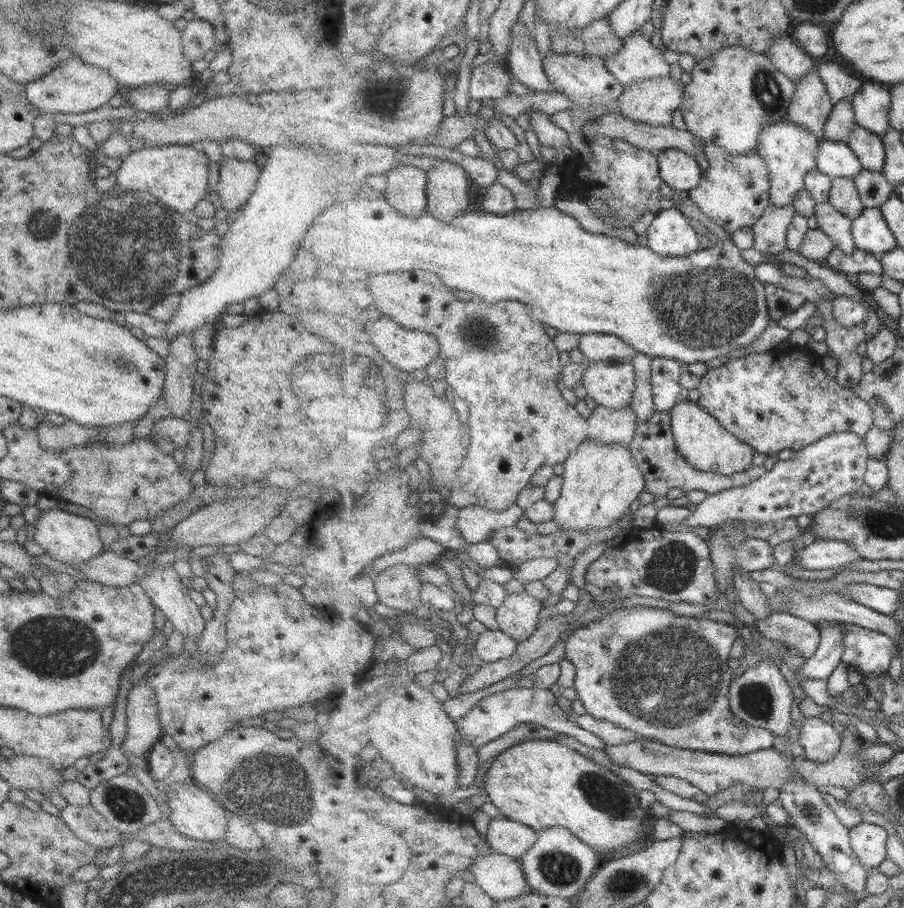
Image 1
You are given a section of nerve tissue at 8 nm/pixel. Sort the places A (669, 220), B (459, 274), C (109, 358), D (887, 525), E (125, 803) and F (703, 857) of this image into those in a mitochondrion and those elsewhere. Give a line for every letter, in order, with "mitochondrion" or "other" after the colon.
A: other
B: other
C: mitochondrion
D: mitochondrion
E: mitochondrion
F: other

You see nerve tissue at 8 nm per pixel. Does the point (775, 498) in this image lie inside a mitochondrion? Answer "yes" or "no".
yes

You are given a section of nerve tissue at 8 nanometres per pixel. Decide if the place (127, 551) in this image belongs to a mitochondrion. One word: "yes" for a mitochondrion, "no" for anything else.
no

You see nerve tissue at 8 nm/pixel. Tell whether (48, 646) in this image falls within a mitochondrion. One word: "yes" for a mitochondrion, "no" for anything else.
yes

